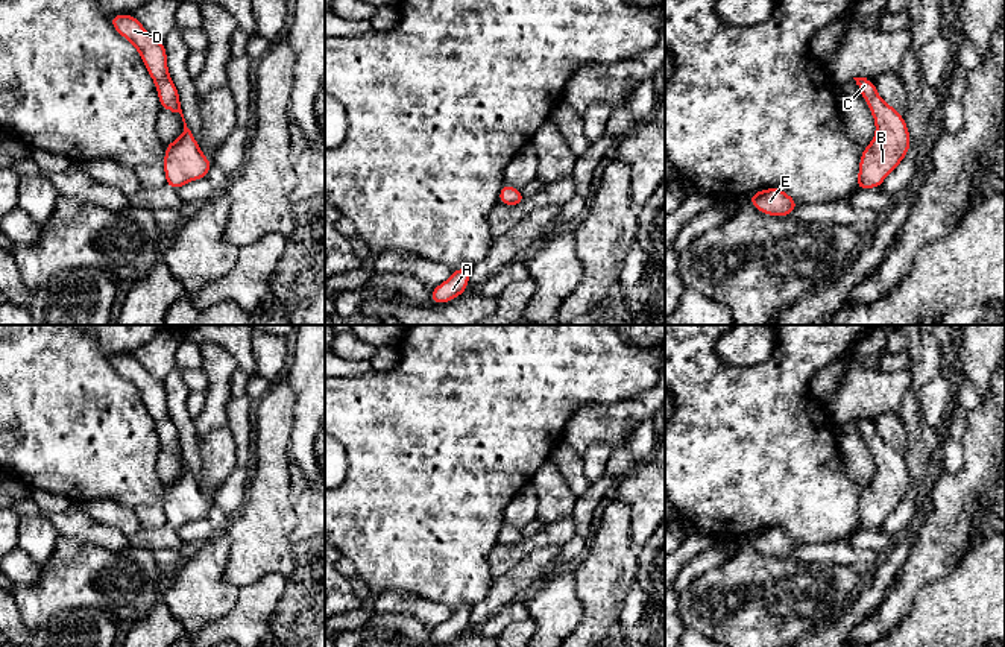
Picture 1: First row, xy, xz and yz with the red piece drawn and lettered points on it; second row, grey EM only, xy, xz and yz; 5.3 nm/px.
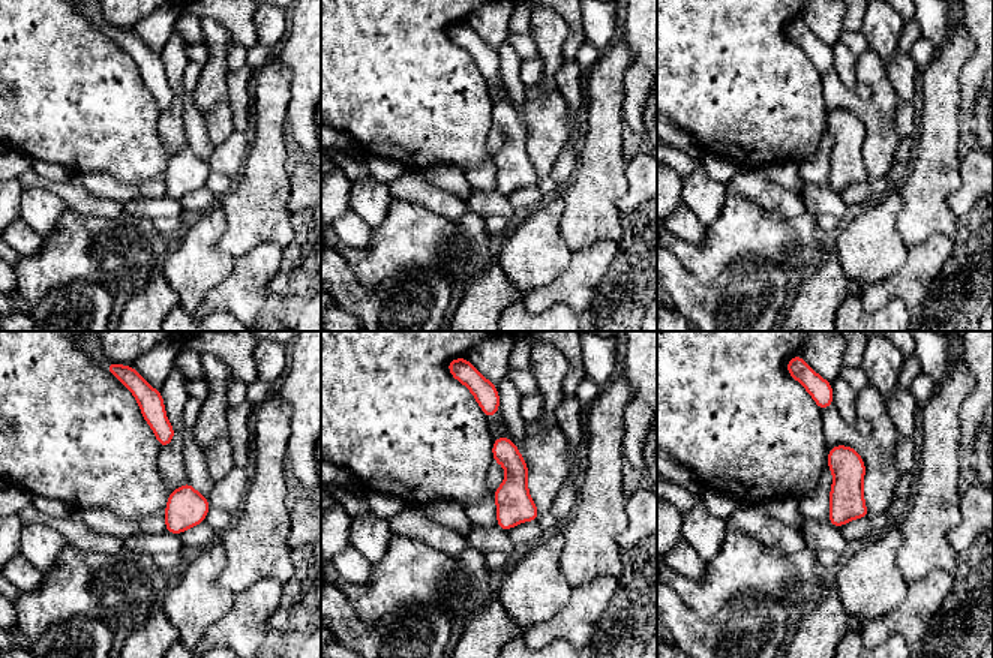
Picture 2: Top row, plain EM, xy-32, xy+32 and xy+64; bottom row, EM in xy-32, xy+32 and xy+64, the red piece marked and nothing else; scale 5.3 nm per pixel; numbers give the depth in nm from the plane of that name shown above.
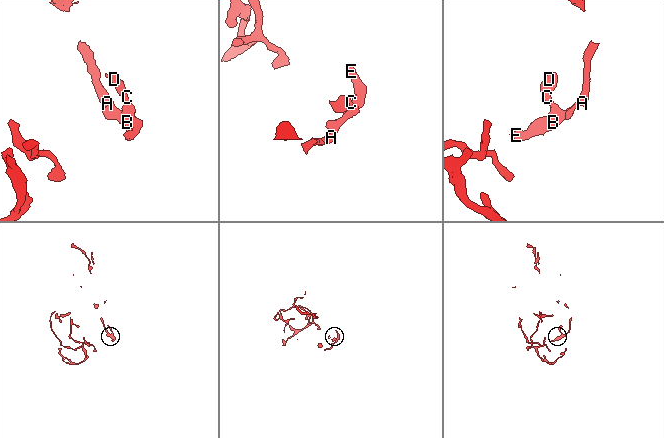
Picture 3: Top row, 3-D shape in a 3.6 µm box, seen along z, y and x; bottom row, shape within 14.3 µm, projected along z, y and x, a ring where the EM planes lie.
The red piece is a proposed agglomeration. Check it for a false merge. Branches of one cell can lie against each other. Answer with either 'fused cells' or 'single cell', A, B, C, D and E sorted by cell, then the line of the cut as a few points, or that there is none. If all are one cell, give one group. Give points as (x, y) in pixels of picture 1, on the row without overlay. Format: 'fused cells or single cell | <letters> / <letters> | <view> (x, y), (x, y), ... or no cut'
single cell | A B C D E | no cut

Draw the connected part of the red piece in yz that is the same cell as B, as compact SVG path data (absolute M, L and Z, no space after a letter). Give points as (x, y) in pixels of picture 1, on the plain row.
M867 418L853 419L876 463L874 478L861 494L858 532L881 527L909 492L911 475L903 456L879 437L873 421Z

